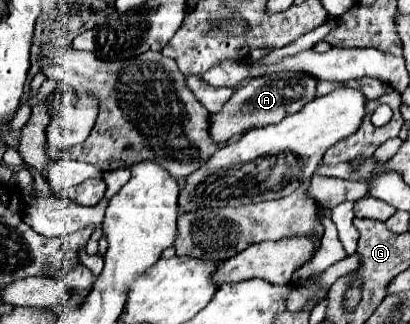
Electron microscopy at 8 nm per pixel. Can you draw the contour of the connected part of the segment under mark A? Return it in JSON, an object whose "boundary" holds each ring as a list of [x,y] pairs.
{"boundary":[[[274,72],[270,76],[252,78],[250,82],[238,86],[234,96],[226,102],[226,108],[218,114],[210,116],[210,134],[220,144],[230,138],[248,132],[250,128],[260,128],[266,124],[276,124],[288,114],[296,114],[302,106],[306,106],[316,96],[318,80],[306,72]]]}

